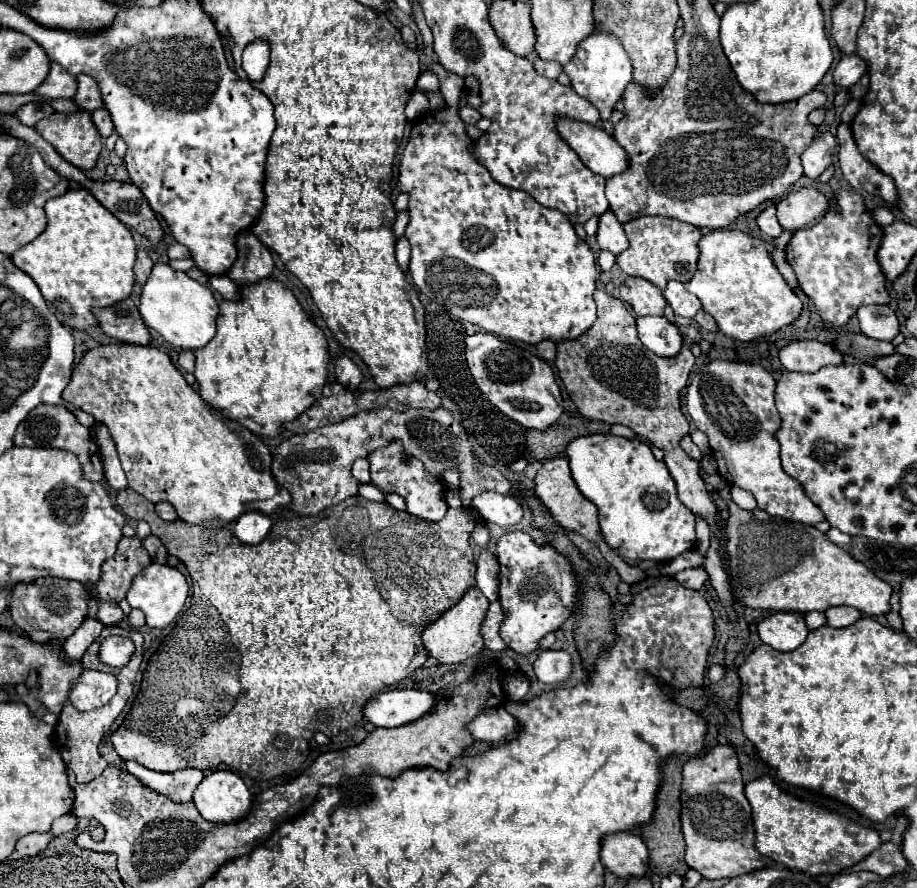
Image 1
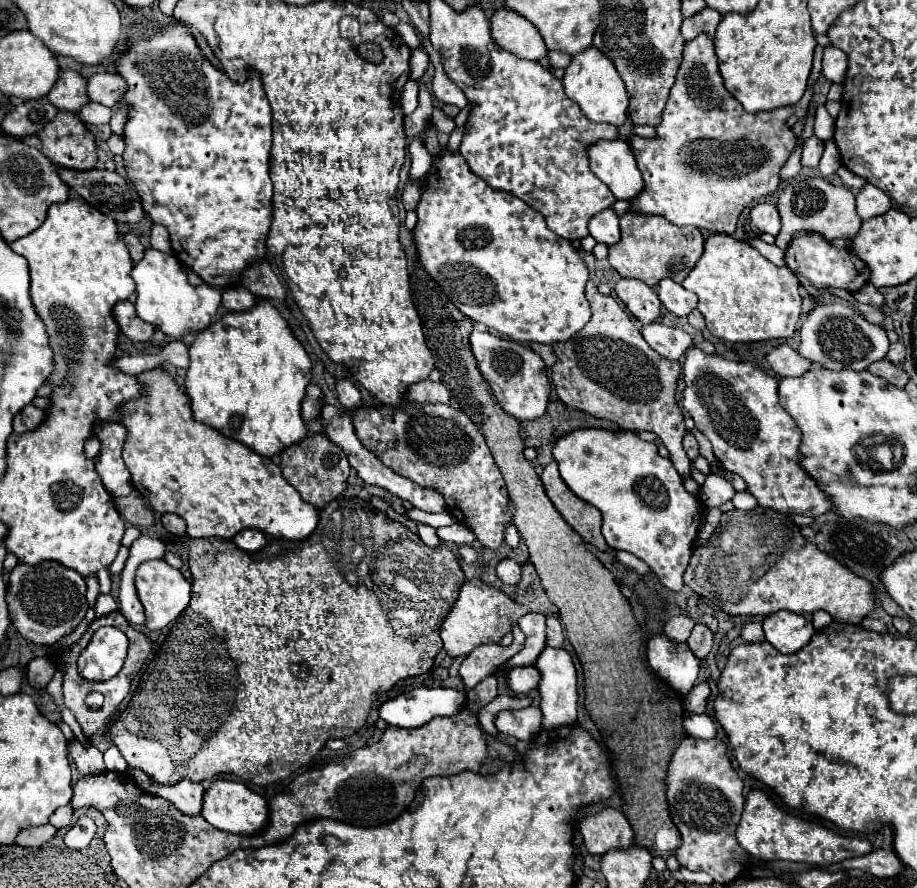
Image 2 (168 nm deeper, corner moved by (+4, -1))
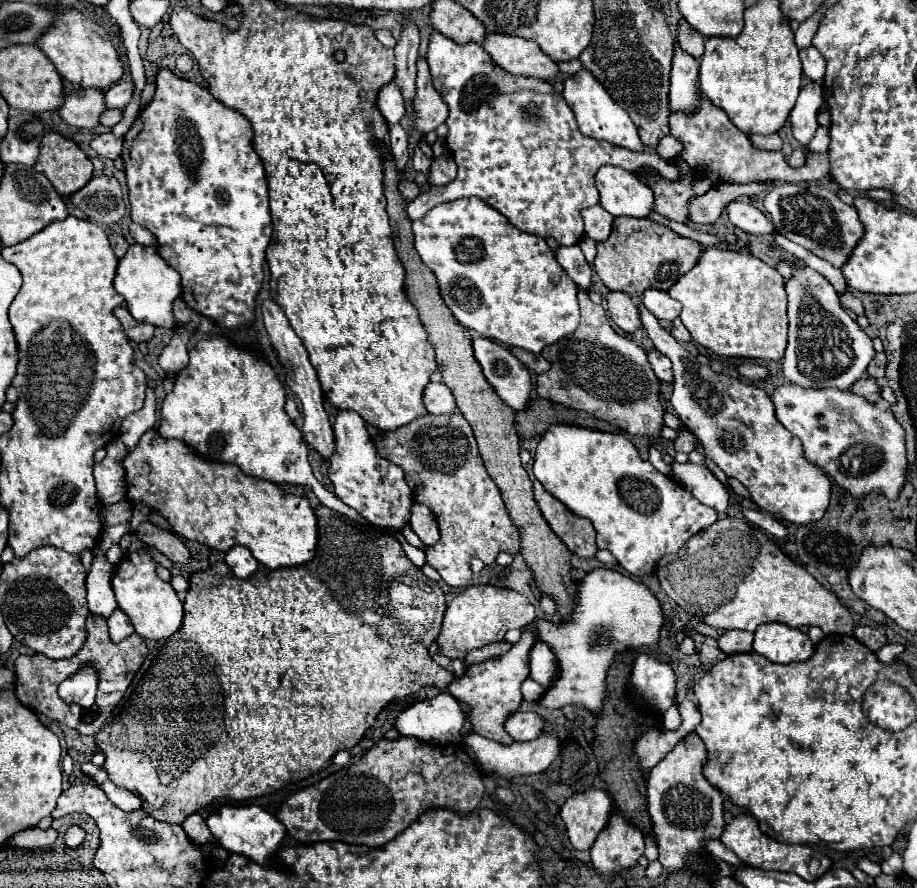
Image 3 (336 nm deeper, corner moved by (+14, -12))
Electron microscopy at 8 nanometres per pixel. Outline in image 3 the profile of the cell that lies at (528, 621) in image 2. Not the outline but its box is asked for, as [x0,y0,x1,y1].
[448,630,536,744]

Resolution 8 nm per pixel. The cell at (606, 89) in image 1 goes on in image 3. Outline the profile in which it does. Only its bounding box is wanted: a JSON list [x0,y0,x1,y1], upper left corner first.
[562,68,644,152]

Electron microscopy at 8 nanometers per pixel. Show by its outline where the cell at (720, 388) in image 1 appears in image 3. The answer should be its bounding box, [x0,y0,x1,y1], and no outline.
[634,298,830,524]

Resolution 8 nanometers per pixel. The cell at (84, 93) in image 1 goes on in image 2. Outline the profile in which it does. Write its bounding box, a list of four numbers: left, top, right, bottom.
[88,73,126,107]

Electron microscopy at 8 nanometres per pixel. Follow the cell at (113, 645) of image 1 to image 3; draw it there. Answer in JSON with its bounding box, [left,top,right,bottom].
[58,664,98,708]

